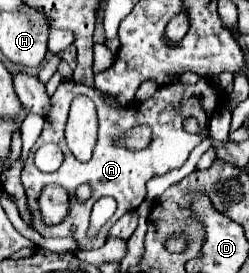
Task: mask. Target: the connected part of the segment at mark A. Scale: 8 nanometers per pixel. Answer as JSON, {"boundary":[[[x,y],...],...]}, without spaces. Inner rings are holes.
{"boundary":[[[201,77],[195,85],[181,85],[181,83],[163,85],[163,87],[159,87],[155,91],[153,97],[149,97],[147,101],[143,101],[139,105],[131,105],[127,111],[121,111],[119,105],[117,107],[105,105],[103,99],[101,99],[101,93],[93,91],[91,87],[79,85],[73,79],[61,81],[57,91],[53,93],[53,113],[49,113],[49,117],[45,117],[43,131],[41,131],[37,143],[33,145],[33,149],[29,153],[29,159],[25,163],[25,169],[21,173],[21,183],[25,187],[25,193],[29,197],[29,209],[33,213],[33,229],[39,231],[43,237],[73,237],[79,243],[79,247],[85,247],[85,249],[99,249],[99,247],[103,247],[111,225],[121,215],[125,215],[127,211],[133,211],[133,209],[137,209],[141,205],[141,201],[145,197],[145,183],[151,177],[155,177],[155,175],[165,175],[165,173],[169,173],[173,169],[183,167],[183,163],[187,161],[189,153],[207,137],[207,133],[209,133],[209,121],[217,113],[217,109],[221,109],[221,105],[223,105],[221,91],[213,85],[211,79],[205,79],[205,77]],[[77,95],[87,95],[95,103],[97,115],[99,115],[99,141],[95,145],[95,151],[93,151],[93,157],[91,157],[89,163],[77,161],[75,155],[69,151],[69,147],[65,143],[65,121],[69,117],[71,101]],[[187,117],[195,117],[199,121],[199,127],[203,131],[201,133],[187,133],[185,127],[183,127],[183,121]],[[139,125],[151,127],[151,145],[147,145],[145,149],[127,149],[127,147],[121,147],[119,145],[121,137],[127,131],[131,131],[131,129],[135,129]],[[49,141],[59,145],[59,149],[63,151],[63,163],[61,163],[61,167],[57,171],[43,173],[43,171],[39,171],[35,167],[33,155],[35,155],[37,147],[41,147],[41,145],[45,145]],[[53,183],[57,183],[57,185],[67,189],[67,193],[70,196],[70,211],[69,215],[61,223],[49,227],[49,225],[43,223],[41,213],[35,213],[35,195],[39,195],[45,185],[53,185]],[[77,183],[89,183],[93,187],[91,199],[87,203],[83,203],[83,205],[79,205],[73,196],[75,189],[77,189]],[[103,195],[109,195],[109,197],[113,197],[117,201],[117,211],[107,221],[107,225],[101,229],[99,237],[93,243],[89,243],[85,239],[85,233],[87,233],[87,225],[89,225],[91,207]]]}

